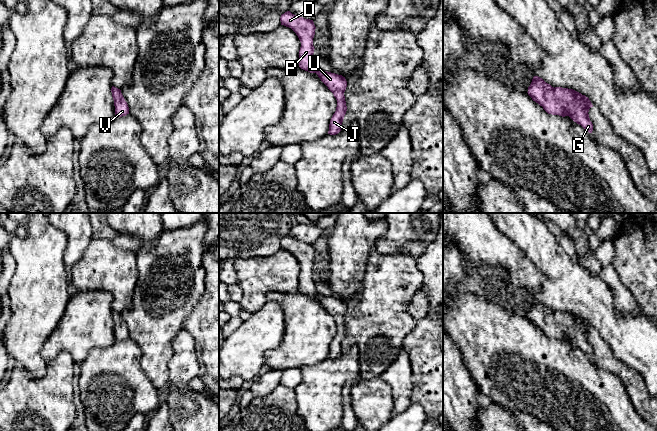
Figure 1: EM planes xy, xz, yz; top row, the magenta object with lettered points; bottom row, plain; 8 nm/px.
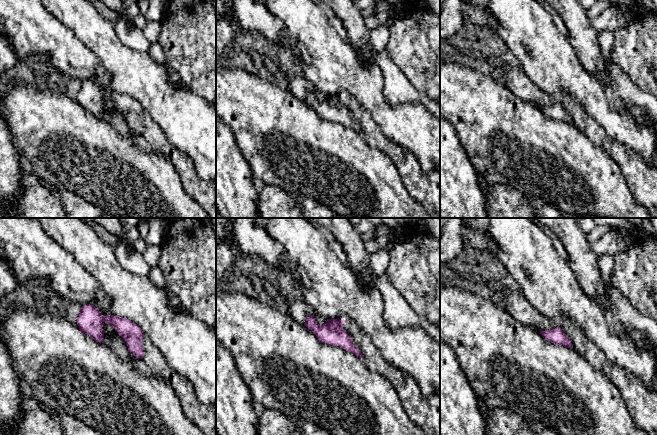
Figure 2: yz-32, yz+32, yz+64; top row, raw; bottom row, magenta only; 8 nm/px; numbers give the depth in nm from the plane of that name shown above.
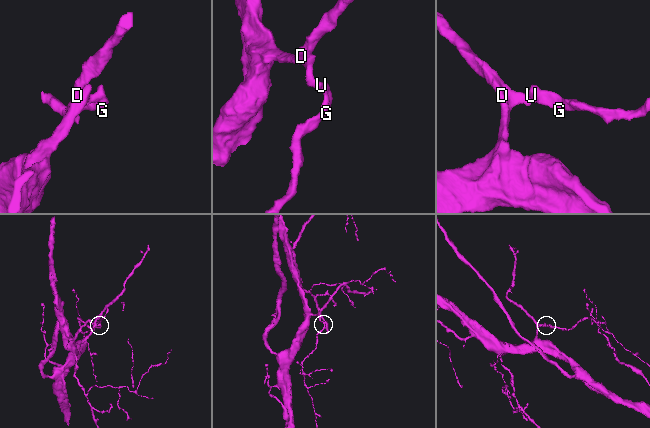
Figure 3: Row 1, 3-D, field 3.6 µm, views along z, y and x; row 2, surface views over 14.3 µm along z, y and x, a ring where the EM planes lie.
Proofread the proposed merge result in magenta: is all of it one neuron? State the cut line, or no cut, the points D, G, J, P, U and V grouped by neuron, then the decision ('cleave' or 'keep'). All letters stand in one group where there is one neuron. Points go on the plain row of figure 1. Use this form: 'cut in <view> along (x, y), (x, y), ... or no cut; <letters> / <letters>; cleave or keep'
no cut; D G J P U V; keep

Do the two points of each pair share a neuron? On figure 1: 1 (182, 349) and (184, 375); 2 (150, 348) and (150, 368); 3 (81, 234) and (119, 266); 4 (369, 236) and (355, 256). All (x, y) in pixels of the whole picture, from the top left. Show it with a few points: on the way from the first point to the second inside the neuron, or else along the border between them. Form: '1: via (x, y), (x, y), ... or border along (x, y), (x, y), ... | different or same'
1: via (184, 355), (184, 369) | same
2: via (150, 353), (150, 363) | same
3: border along (93, 238), (77, 261) | different
4: via (365, 241), (355, 251) | same

